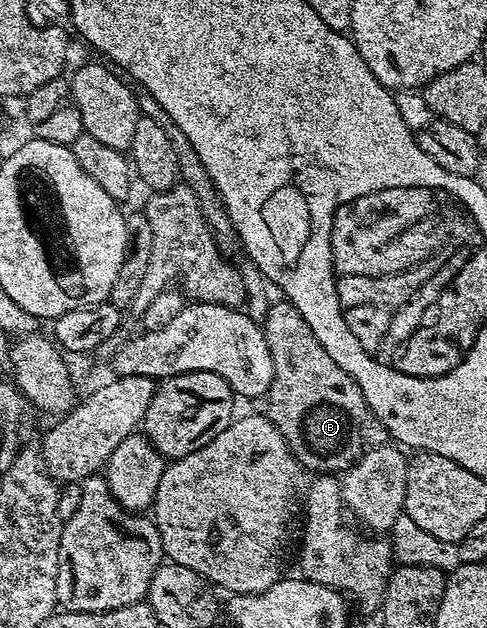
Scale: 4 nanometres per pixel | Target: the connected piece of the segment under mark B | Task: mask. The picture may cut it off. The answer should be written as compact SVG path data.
M275 299L261 327L272 356L272 382L264 397L265 415L288 442L294 460L307 473L345 474L364 451L362 420L368 415L368 409L360 386L343 368L332 362L332 354L328 354L328 350L320 346L320 342L312 334L312 326L304 322L304 314L300 314L300 310L296 310L296 306L292 306L289 300Z

